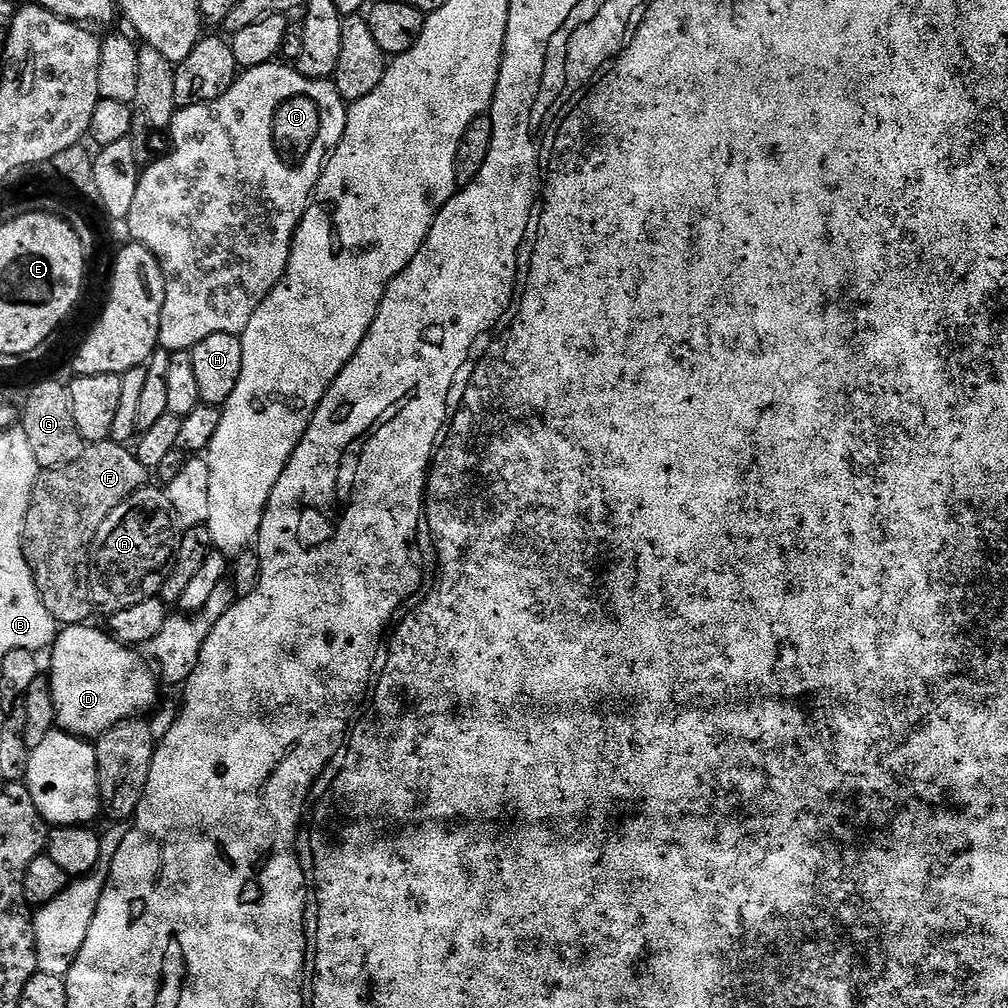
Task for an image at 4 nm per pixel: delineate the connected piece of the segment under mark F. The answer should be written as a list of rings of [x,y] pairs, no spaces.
[[[111,438],[97,444],[88,444],[78,462],[41,471],[37,476],[30,498],[30,510],[24,523],[24,557],[32,571],[36,589],[40,591],[40,601],[46,606],[46,610],[50,610],[57,625],[83,624],[93,619],[92,581],[88,578],[92,543],[102,522],[110,518],[110,510],[126,502],[130,494],[145,487],[149,483],[148,476],[149,469],[138,462],[135,451],[131,447],[114,443]]]

